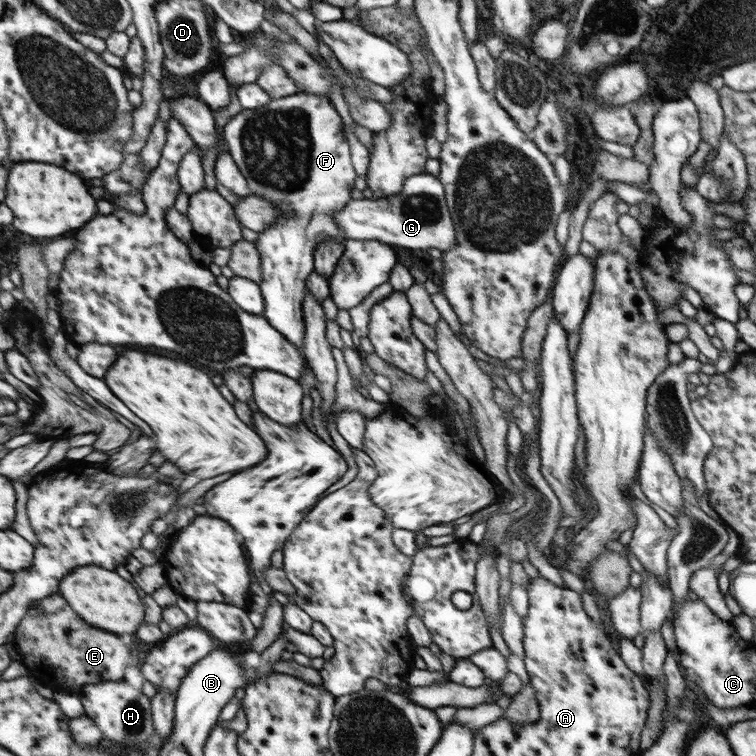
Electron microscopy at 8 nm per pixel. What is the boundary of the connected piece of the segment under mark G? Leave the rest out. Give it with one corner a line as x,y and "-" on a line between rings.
427,172
411,176
398,196
379,200
349,200
343,209
337,211
333,220
344,238
349,240
378,240
411,250
435,248
440,252
449,250
456,243
455,223
448,212
444,186

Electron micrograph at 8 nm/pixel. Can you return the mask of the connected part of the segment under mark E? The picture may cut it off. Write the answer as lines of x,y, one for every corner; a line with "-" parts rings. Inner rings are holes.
59,594
44,598
28,610
29,614
16,629
15,636
23,655
22,662
30,672
40,673
44,670
56,679
55,688
74,691
89,684
124,680
131,648
117,634
99,630
85,622
-
41,610
45,612
43,618
39,618

